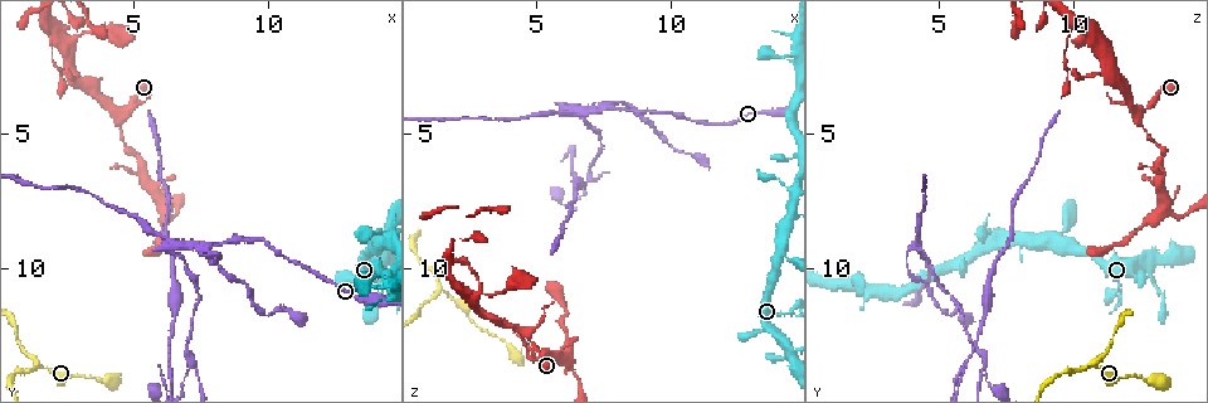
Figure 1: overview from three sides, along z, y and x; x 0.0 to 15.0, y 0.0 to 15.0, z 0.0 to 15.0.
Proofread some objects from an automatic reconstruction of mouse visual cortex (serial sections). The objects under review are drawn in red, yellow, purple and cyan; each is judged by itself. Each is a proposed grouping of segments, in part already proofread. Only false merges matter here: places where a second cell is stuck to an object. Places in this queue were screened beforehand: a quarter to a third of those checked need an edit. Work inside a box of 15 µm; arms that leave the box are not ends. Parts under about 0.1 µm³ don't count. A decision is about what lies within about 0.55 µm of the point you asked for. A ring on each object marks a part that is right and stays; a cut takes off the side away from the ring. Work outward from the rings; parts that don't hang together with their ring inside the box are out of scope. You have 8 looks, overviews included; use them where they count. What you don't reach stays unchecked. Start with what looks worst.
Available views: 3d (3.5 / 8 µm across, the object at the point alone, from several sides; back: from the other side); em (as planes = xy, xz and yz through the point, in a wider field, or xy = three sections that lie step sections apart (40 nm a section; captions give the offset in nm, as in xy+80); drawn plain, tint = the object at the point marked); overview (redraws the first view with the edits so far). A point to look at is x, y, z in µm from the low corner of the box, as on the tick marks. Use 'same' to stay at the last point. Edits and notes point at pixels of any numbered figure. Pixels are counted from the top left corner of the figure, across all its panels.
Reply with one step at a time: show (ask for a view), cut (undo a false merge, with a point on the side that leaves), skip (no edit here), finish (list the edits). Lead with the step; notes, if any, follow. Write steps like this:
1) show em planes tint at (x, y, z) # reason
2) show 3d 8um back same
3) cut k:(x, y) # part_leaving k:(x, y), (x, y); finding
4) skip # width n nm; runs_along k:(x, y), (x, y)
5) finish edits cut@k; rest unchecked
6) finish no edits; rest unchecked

show 3d 8um at (7.7, 9.1, 4.1) # two arms in line, one across

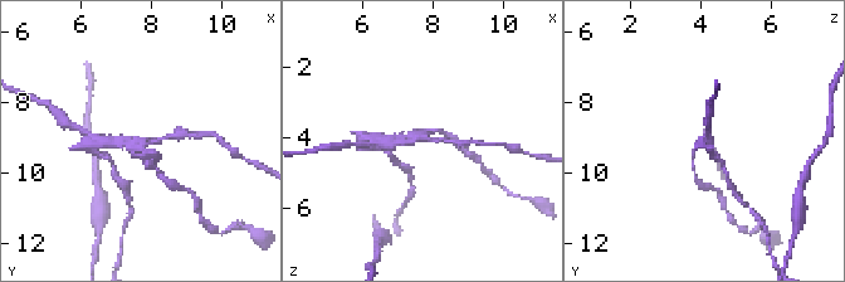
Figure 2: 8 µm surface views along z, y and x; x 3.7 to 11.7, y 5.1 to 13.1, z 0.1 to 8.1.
show 3d 3.5um at (7.8, 9.1, 4.0)

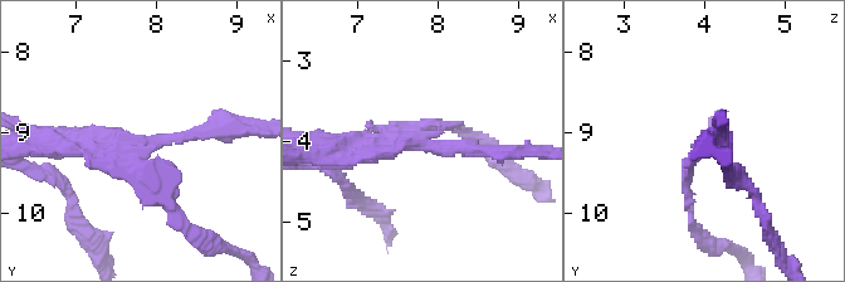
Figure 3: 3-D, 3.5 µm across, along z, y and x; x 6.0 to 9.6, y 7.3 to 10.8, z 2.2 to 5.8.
show em xy step 3 tint at (7.70, 9.10, 4.05)

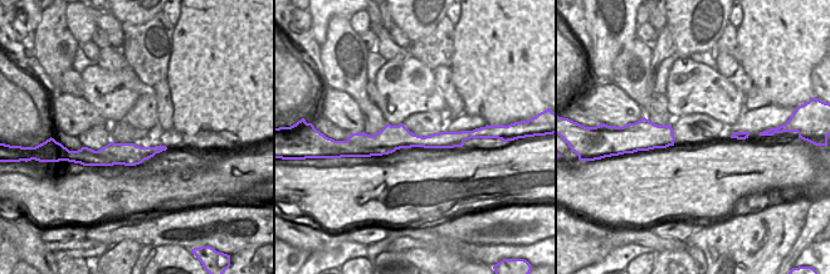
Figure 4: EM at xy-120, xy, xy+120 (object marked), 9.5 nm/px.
cut 3:(141, 183) # width 240 nm; border 4:(352, 142), (395, 150); two cells meet here

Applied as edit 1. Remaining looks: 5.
show 3d 3.5um at (14.4, 10.8, 11.6) # two arms at a narrow angle

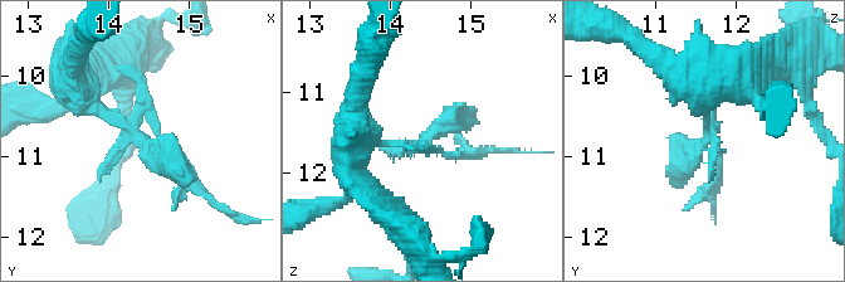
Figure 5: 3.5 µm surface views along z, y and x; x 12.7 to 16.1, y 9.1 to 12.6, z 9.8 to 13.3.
show em xy step 2 tint at (14.30, 10.70, 11.70)

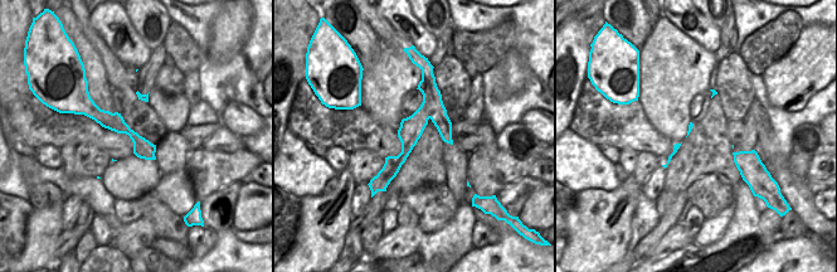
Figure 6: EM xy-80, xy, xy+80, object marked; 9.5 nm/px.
skip # runs_along 6:(427, 84), (428, 111), (383, 181); continuous, no second cell

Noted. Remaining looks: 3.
show overview

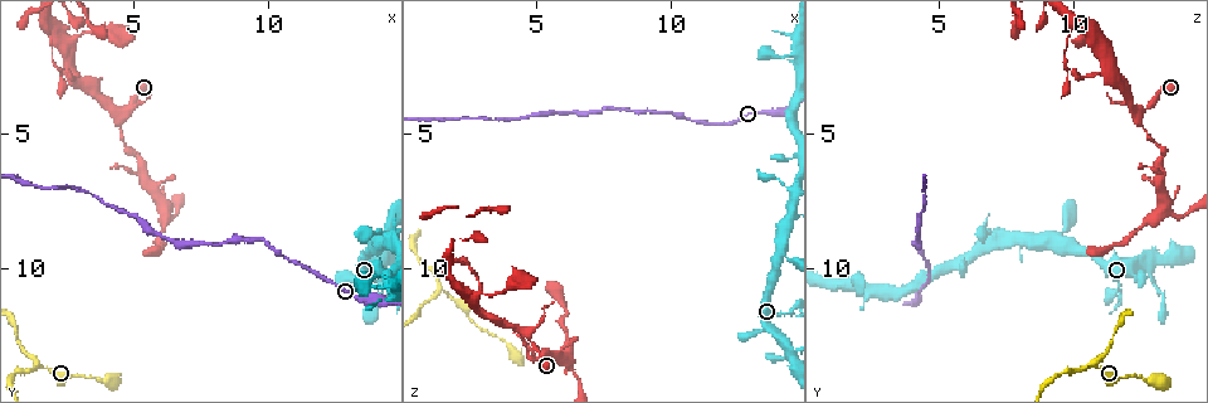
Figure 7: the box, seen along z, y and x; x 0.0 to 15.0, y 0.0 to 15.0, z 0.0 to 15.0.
show 3d 3.5um at (4.6, 4.4, 12.4) # thick turns thin

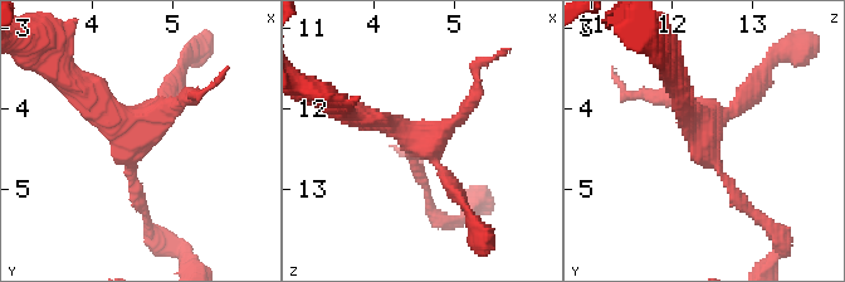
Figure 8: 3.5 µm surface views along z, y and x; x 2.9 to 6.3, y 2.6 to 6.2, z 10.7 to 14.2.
show em xy step 1 tint at (4.60, 4.30, 12.45)

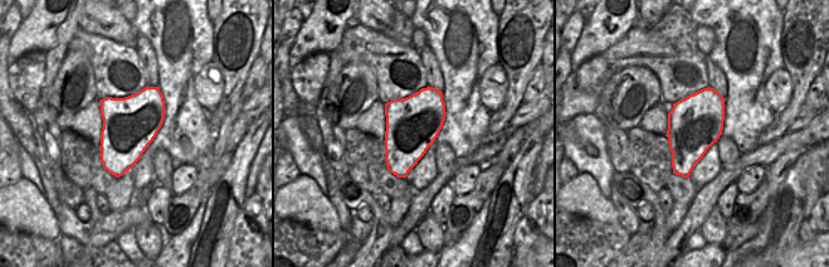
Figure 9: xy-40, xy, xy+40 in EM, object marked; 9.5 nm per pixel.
skip # width 500 nm; runs_along 8:(455, 194), (429, 145), (358, 116); one cell here

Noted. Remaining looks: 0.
finish edits cut@3; rest unchecked

